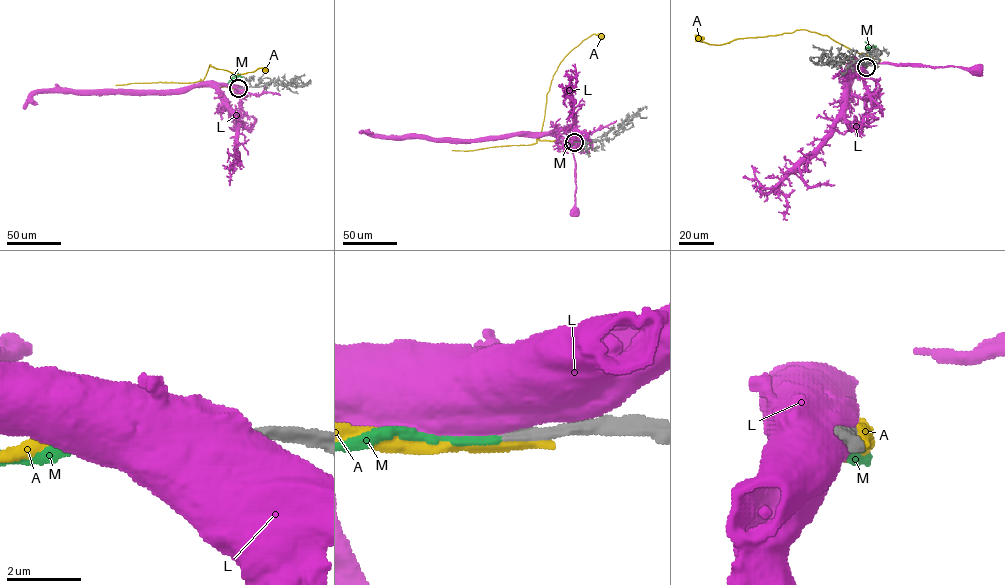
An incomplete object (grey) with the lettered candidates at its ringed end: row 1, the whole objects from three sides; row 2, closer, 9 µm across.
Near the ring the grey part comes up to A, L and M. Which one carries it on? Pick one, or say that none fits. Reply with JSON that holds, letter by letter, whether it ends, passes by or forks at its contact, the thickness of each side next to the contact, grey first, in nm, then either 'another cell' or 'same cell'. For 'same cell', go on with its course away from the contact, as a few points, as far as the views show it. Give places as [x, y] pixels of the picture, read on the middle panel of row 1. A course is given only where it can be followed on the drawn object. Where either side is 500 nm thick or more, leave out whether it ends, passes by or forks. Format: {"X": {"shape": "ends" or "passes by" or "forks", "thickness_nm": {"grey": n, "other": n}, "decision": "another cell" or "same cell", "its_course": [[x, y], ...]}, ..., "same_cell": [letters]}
{"A": {"shape": "ends", "thickness_nm": {"grey": 460, "other": 400}, "decision": "another cell"}, "L": {"thickness_nm": {"grey": 440, "other": 800}, "decision": "another cell"}, "M": {"shape": "ends", "thickness_nm": {"grey": 380, "other": 260}, "decision": "same cell"}, "same_cell": ["M"]}

